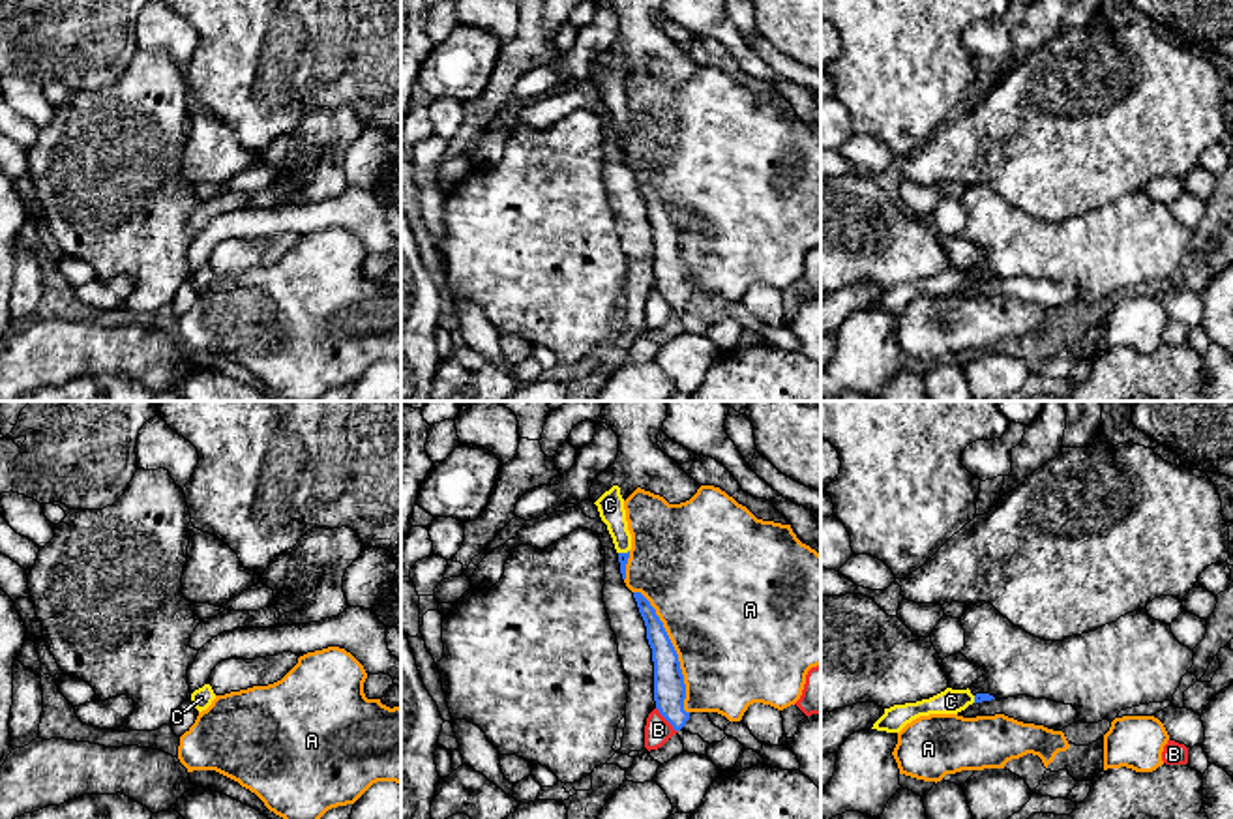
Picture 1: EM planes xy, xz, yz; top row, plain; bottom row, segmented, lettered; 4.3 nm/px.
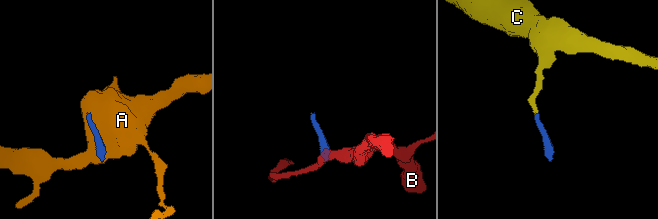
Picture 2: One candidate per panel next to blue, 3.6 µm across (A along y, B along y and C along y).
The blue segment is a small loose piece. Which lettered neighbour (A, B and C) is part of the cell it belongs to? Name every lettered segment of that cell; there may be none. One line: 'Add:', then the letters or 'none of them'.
Add: C

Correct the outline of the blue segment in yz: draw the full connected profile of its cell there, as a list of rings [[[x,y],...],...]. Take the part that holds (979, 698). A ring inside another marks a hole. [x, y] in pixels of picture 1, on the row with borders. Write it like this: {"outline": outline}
{"outline": [[[946,688],[944,692],[922,699],[916,703],[894,705],[884,708],[884,714],[873,723],[871,729],[886,731],[886,733],[899,733],[907,723],[920,716],[929,714],[958,714],[965,710],[973,703],[991,701],[995,699],[989,693],[976,693],[973,695],[971,690],[952,690]]]}

